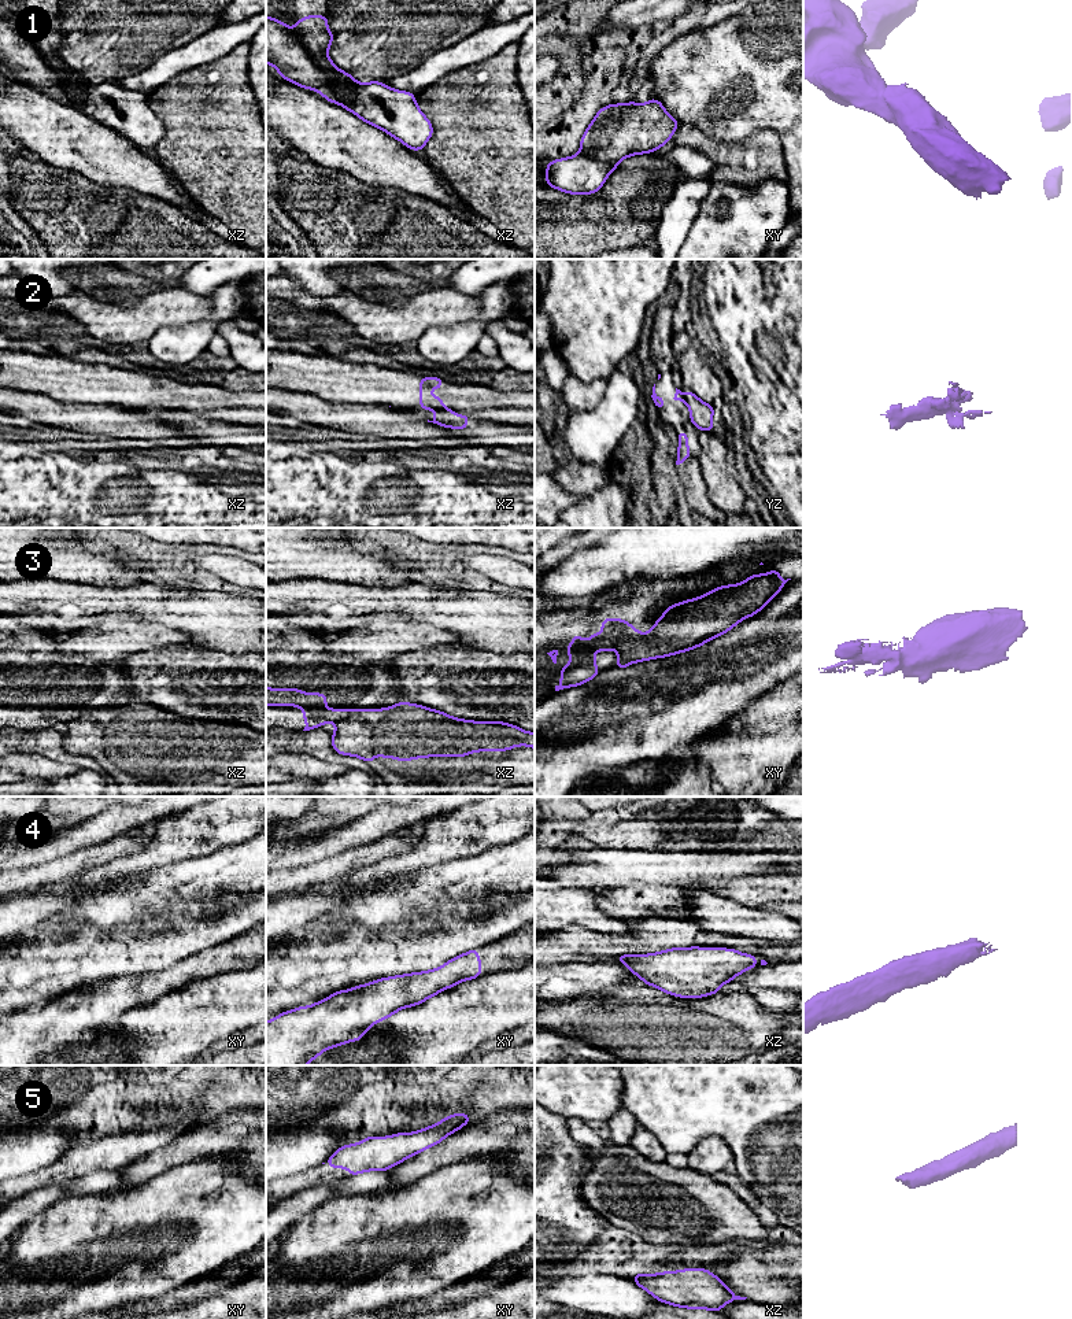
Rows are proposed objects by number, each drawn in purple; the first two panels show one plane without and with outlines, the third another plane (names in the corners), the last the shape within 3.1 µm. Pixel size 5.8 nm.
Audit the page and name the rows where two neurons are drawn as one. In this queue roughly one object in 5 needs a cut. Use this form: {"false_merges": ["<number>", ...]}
{"false_merges": ["1", "2", "3"]}

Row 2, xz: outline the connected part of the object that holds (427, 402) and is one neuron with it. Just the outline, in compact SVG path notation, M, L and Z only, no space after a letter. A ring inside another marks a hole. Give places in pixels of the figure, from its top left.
M421 377L419 380L419 407L424 410L450 410L443 407L443 395L439 395L437 399L432 398L430 388L436 387L439 391L441 389L441 384L446 380L440 377Z

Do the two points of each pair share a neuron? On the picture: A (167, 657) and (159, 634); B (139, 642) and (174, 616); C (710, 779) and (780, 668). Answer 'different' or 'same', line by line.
A: different
B: different
C: different

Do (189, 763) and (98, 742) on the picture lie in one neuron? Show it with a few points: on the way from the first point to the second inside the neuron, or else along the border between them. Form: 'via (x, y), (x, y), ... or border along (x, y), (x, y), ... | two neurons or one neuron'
via (166, 760), (147, 758), (126, 742), (121, 742) | one neuron

